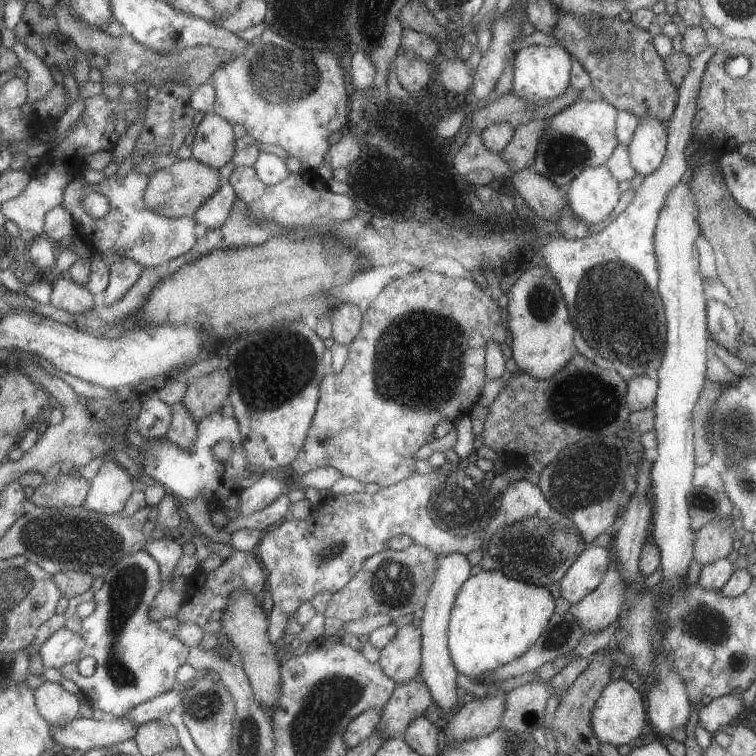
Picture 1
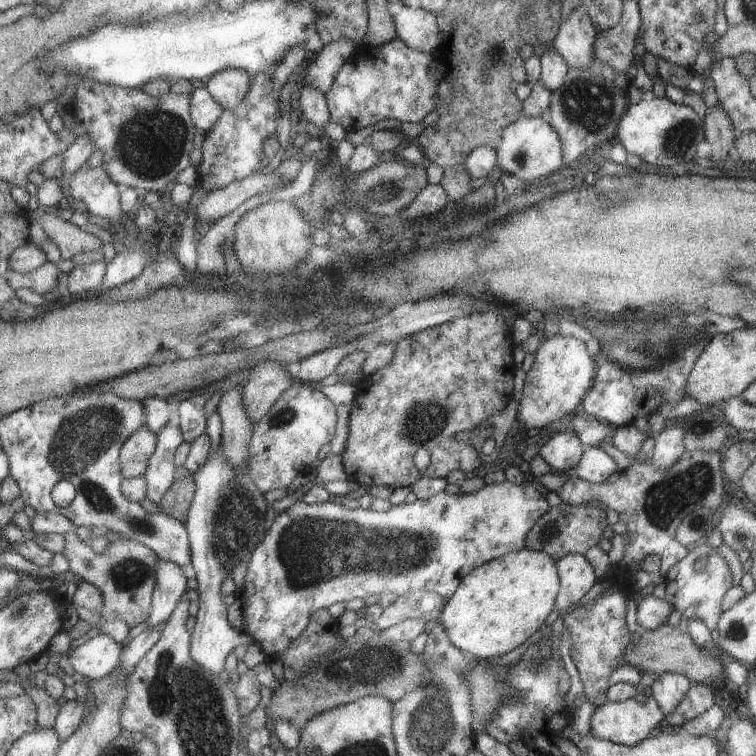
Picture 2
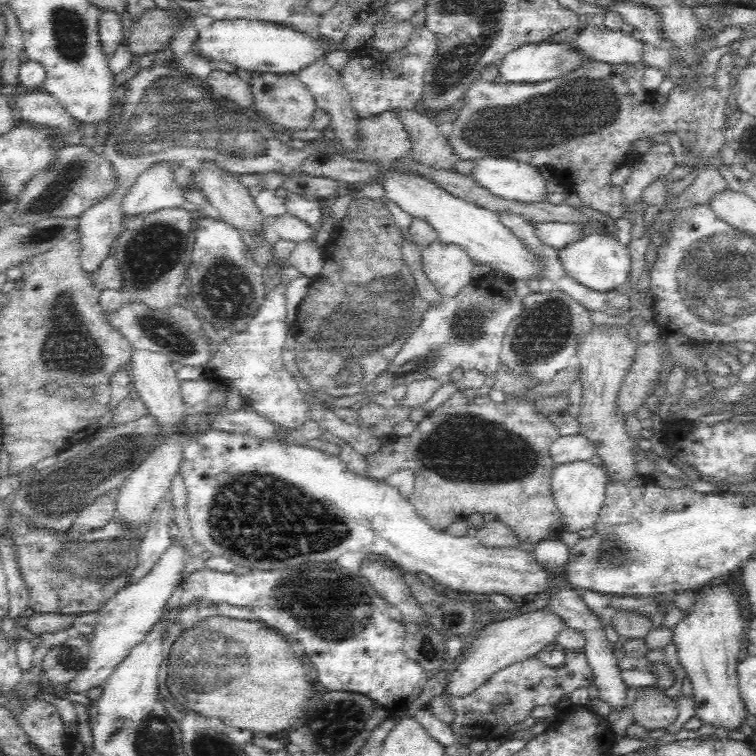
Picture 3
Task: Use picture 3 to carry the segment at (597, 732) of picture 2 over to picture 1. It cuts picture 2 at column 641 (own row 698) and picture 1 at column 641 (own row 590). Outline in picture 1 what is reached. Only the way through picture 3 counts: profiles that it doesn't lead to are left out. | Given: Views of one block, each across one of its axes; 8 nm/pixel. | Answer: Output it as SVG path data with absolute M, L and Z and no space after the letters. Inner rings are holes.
M611 680L595 700L595 706L591 710L591 730L599 744L611 744L615 748L619 746L633 746L635 738L643 736L647 732L647 710L643 710L643 696L633 684L627 680Z

